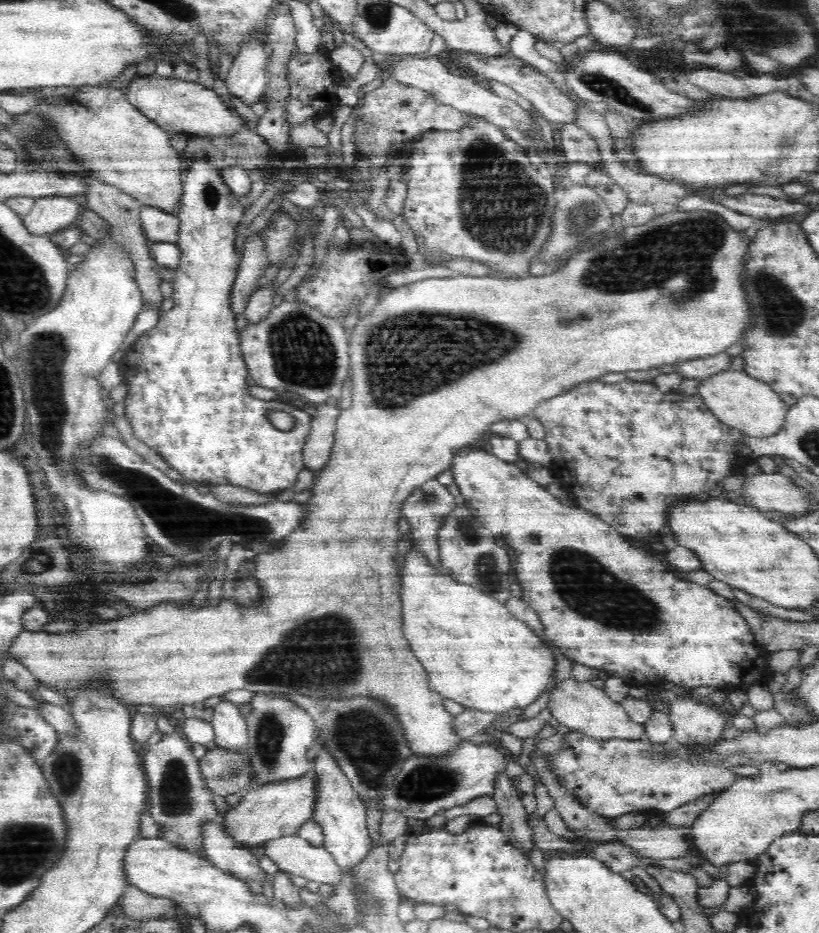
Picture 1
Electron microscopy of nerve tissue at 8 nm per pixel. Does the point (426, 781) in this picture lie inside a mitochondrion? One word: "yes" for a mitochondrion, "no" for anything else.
yes

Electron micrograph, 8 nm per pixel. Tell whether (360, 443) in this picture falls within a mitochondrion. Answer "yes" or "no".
no

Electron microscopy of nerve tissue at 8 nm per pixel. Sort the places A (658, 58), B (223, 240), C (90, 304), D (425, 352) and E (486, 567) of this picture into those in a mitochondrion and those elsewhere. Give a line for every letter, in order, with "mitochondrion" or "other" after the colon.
A: other
B: other
C: other
D: mitochondrion
E: mitochondrion

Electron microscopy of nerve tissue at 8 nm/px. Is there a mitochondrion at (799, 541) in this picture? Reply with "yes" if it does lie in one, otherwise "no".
no

